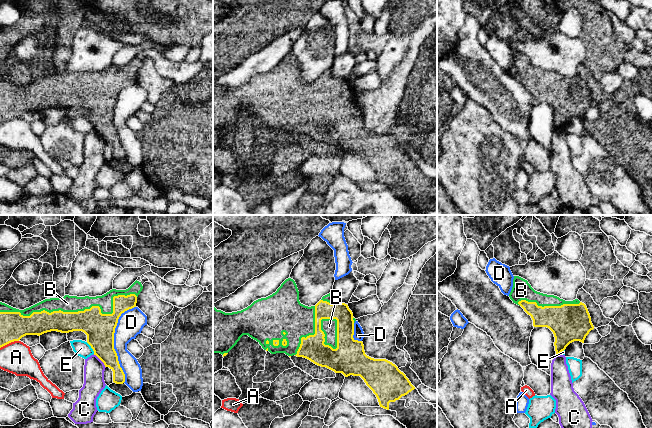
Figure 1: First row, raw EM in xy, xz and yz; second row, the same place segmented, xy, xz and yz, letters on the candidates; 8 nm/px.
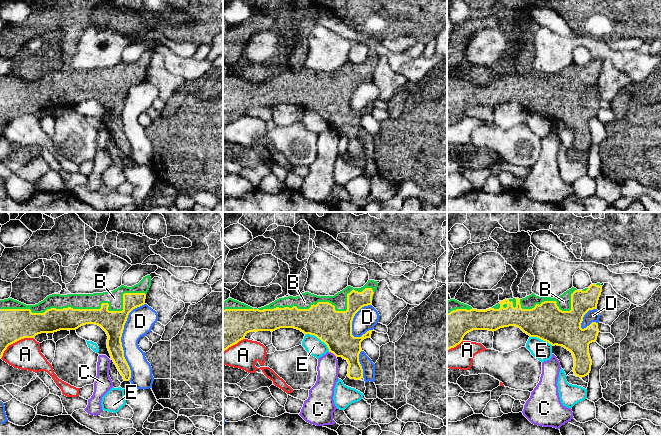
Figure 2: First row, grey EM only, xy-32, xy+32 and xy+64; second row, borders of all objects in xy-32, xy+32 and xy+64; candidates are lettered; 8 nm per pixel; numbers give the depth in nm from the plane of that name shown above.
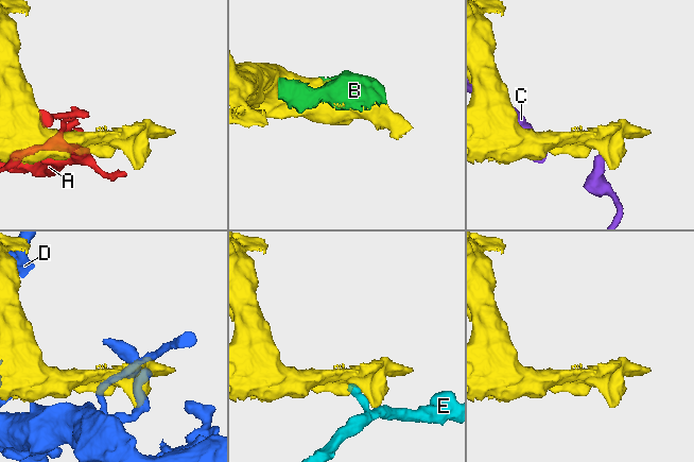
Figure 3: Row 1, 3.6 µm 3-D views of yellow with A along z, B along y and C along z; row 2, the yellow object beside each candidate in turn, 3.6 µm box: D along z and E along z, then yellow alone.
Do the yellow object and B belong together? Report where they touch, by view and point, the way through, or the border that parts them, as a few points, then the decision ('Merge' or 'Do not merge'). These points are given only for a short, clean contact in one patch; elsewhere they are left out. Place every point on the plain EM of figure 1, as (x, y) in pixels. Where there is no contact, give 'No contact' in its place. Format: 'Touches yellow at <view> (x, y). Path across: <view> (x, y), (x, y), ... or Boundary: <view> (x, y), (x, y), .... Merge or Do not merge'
Touches yellow at xy (78, 87). Merge

